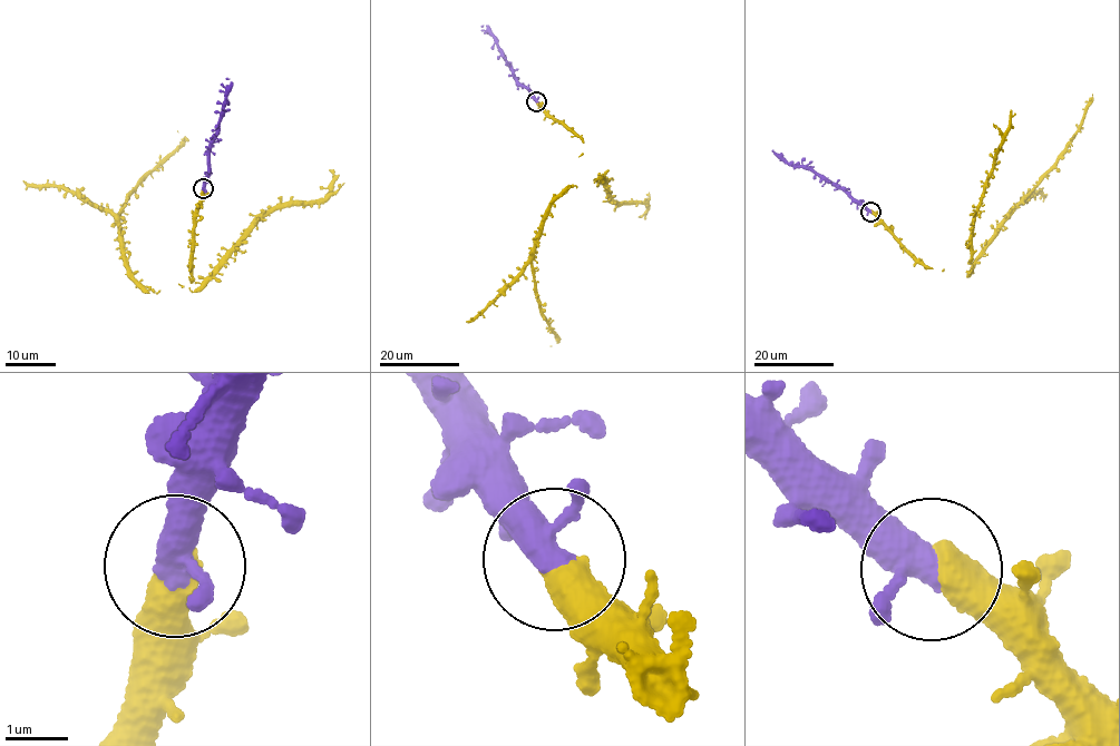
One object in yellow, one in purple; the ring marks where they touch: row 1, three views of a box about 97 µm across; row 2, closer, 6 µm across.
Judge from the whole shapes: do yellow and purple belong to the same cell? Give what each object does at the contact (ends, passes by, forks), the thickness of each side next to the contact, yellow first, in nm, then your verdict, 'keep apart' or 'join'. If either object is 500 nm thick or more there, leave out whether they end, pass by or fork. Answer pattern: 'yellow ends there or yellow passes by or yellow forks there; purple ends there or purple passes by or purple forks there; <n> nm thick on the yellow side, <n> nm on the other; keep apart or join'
550 nm thick on the yellow side, 360 nm on the other; join

